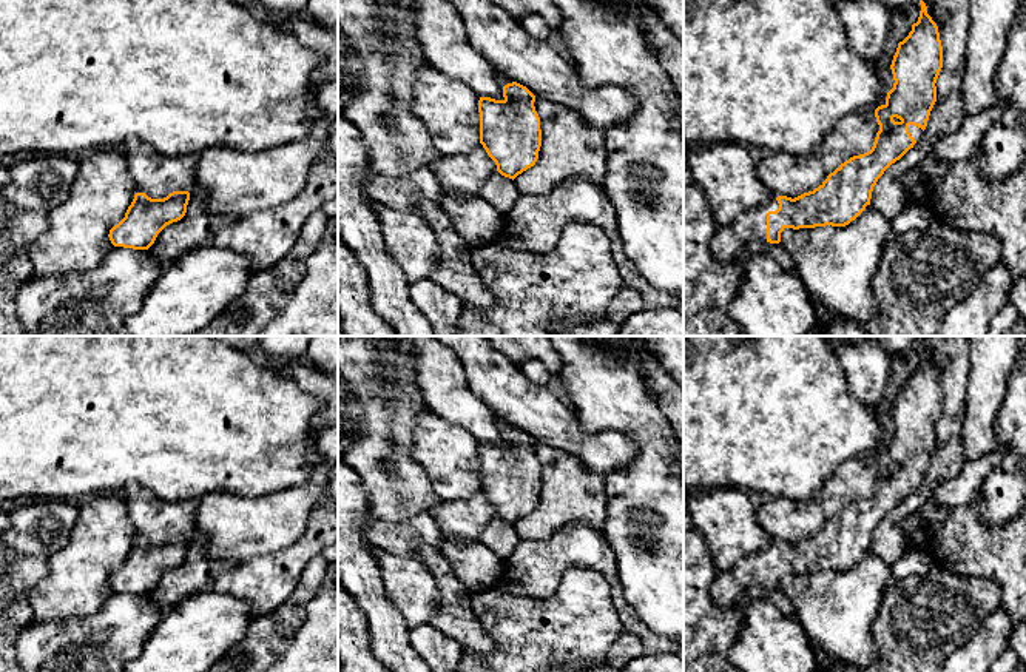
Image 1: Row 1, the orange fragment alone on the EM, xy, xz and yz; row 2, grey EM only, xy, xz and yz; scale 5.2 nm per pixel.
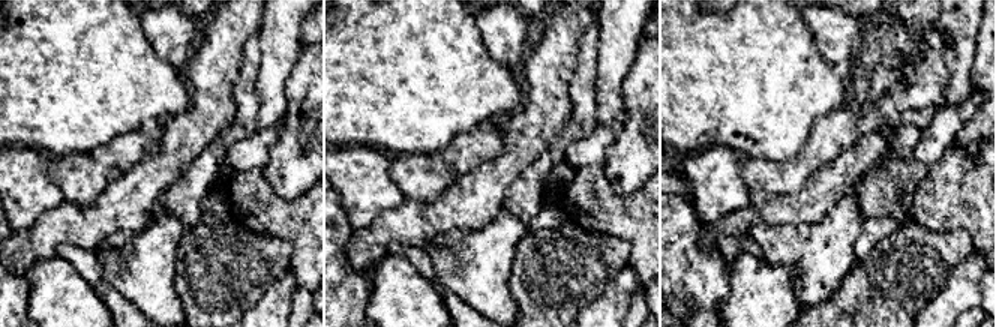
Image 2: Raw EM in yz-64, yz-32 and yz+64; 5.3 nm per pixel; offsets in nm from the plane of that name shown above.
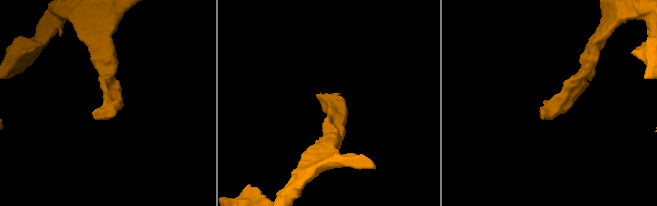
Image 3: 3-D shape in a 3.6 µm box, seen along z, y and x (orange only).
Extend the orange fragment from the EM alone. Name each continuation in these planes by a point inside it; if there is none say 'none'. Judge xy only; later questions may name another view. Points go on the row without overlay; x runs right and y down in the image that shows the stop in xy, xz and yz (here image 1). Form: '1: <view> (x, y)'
none

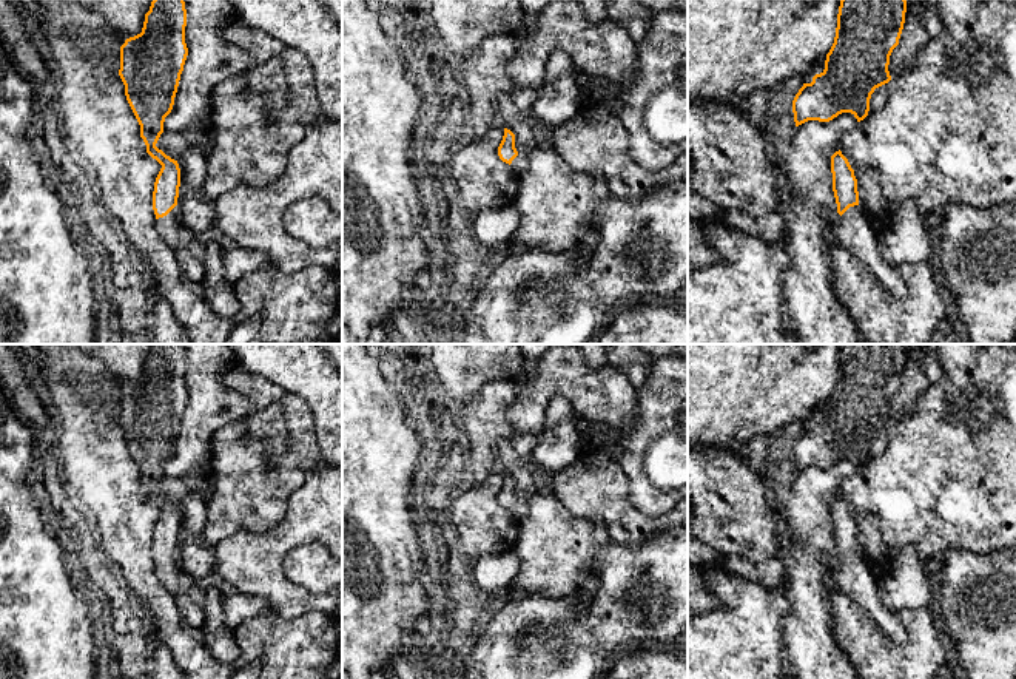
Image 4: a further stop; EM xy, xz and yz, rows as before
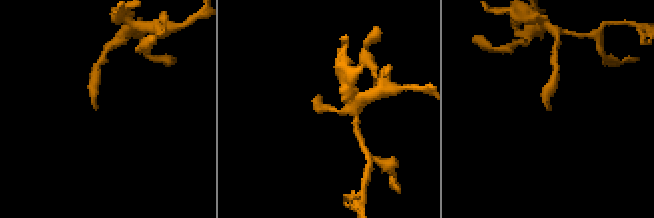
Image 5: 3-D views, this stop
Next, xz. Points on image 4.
1: xz (520, 508)

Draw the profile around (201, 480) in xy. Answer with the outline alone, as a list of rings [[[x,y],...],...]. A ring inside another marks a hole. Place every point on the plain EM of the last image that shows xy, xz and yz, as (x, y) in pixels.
[[[213,455],[200,461],[185,478],[174,480],[163,477],[156,489],[167,502],[177,506],[182,498],[191,492],[197,492],[205,502],[213,495]]]

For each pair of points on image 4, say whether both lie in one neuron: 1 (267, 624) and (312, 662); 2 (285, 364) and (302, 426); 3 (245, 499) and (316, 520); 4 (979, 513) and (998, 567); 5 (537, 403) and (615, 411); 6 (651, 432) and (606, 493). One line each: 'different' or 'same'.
1: same
2: different
3: different
4: different
5: same
6: different

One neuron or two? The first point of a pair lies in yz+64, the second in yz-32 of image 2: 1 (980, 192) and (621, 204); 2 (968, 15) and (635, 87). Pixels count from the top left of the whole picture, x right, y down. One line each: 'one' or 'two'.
1: one
2: two

